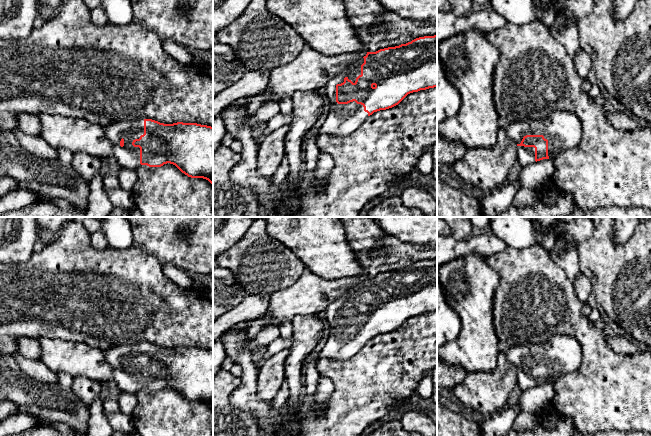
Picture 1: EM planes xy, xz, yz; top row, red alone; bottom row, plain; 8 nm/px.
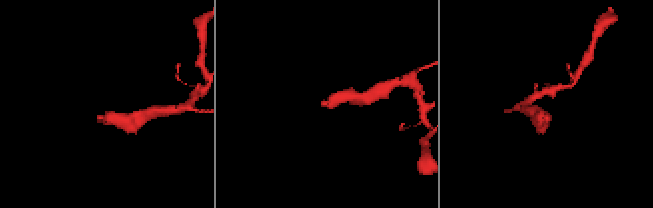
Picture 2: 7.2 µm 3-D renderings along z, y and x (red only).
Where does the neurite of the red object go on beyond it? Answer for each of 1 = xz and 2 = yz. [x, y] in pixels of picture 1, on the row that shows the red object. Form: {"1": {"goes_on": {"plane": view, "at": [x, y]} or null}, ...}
{"1": {"goes_on": {"plane": "xz", "at": [343, 119]}}, "2": {"goes_on": {"plane": "yz", "at": [563, 130]}}}

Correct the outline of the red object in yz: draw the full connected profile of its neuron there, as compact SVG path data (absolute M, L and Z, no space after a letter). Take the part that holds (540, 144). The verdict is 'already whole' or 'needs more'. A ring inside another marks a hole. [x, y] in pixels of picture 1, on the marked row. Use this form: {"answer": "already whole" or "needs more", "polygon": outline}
{"answer": "needs more", "polygon": "M555 111L542 120L517 121L504 127L508 137L517 143L522 167L575 150L582 136L580 119L567 111Z"}

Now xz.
{"answer": "needs more", "polygon": "M437 35L419 37L406 44L367 54L328 81L323 93L330 101L330 112L319 135L347 136L357 130L374 112L398 105L408 94L437 87Z"}

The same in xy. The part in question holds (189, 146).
{"answer": "needs more", "polygon": "M152 119L114 122L105 127L105 135L113 144L113 156L126 169L139 165L161 167L170 163L191 178L203 178L213 184L213 127L197 123L164 124Z"}

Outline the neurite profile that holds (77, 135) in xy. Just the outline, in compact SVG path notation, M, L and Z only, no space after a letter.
M37 114L40 119L40 136L56 149L68 149L73 153L85 153L102 160L113 156L113 144L105 135L105 128L92 124L84 119L65 117L62 115Z

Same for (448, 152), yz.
M437 133L437 163L451 167L463 157L466 150L463 144L449 141Z

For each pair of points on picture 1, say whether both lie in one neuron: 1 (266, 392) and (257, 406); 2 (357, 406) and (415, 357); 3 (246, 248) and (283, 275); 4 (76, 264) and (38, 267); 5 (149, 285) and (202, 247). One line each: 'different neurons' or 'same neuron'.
1: different neurons
2: same neuron
3: same neuron
4: same neuron
5: different neurons

